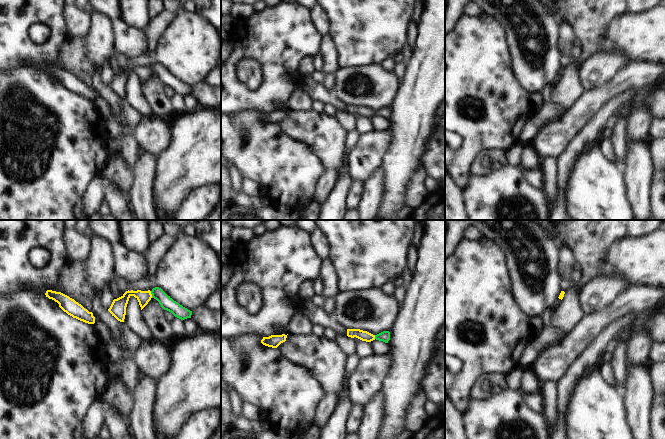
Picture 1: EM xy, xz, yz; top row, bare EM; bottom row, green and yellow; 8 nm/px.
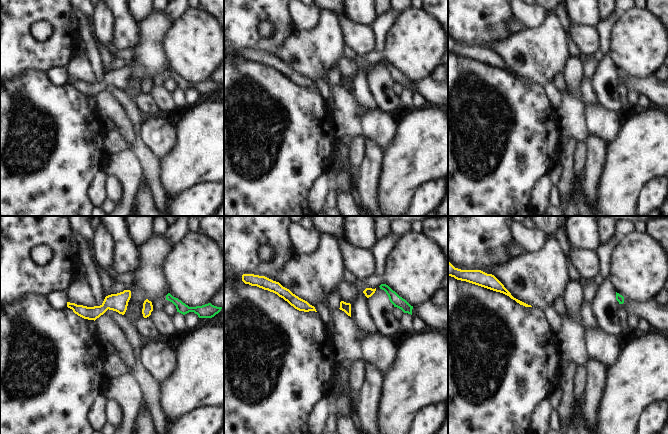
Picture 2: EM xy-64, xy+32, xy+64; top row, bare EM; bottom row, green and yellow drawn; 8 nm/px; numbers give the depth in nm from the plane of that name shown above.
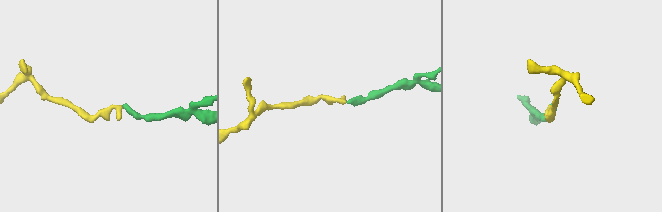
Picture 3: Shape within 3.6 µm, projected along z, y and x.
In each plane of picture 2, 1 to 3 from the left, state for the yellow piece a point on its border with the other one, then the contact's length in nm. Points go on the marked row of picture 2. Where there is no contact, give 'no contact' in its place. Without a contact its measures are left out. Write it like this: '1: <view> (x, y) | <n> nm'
1: no contact
2: no contact
3: no contact

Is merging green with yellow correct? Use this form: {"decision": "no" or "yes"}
{"decision": "yes"}

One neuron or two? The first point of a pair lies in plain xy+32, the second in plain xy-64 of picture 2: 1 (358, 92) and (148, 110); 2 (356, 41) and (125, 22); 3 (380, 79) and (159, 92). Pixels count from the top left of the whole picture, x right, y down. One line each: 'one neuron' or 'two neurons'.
1: one neuron
2: one neuron
3: one neuron

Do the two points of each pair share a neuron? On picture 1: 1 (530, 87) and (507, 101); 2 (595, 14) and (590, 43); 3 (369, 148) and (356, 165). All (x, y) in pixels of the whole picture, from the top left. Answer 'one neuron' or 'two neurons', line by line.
1: two neurons
2: one neuron
3: one neuron

